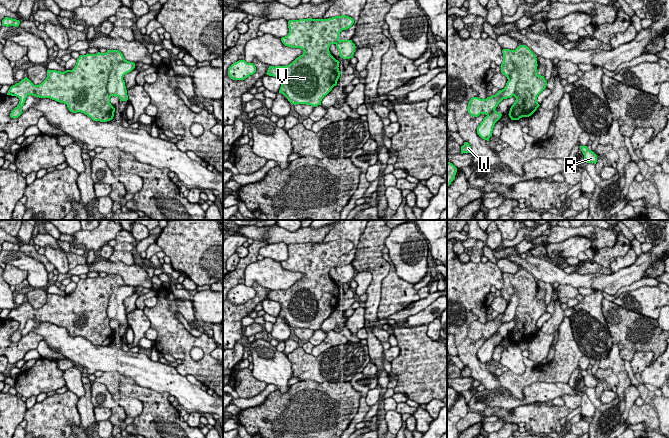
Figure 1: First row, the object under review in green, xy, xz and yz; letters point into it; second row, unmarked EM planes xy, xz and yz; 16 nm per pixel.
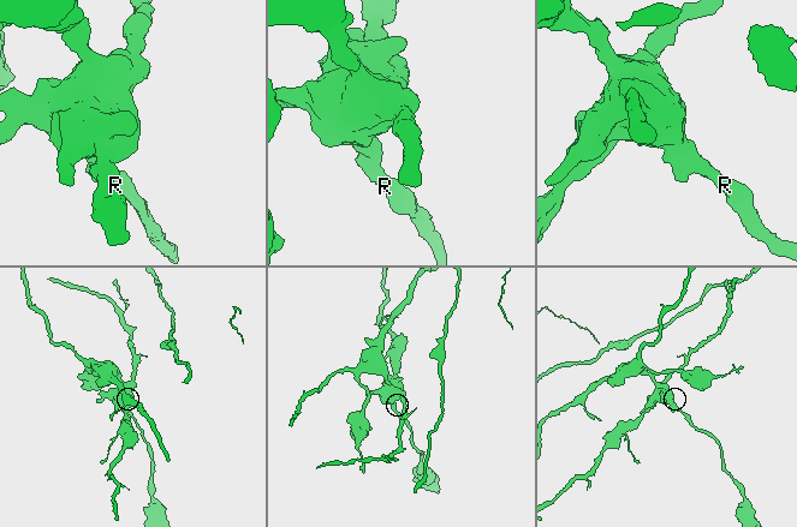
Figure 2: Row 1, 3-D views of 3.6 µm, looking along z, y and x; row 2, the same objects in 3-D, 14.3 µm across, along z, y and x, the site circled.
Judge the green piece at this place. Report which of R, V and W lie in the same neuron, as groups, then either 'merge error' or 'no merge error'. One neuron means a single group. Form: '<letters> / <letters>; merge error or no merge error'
R V / W; merge error

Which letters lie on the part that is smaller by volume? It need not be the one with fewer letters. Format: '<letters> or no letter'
W

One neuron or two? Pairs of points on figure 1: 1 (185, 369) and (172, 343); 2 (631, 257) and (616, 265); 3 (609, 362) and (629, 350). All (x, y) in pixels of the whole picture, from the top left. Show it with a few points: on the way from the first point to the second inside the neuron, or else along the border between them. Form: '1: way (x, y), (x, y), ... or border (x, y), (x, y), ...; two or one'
1: way (185, 363), (185, 356), (178, 349); one
2: way (627, 260), (620, 262); one
3: border (613, 343), (618, 347), (619, 355), (623, 360); two

